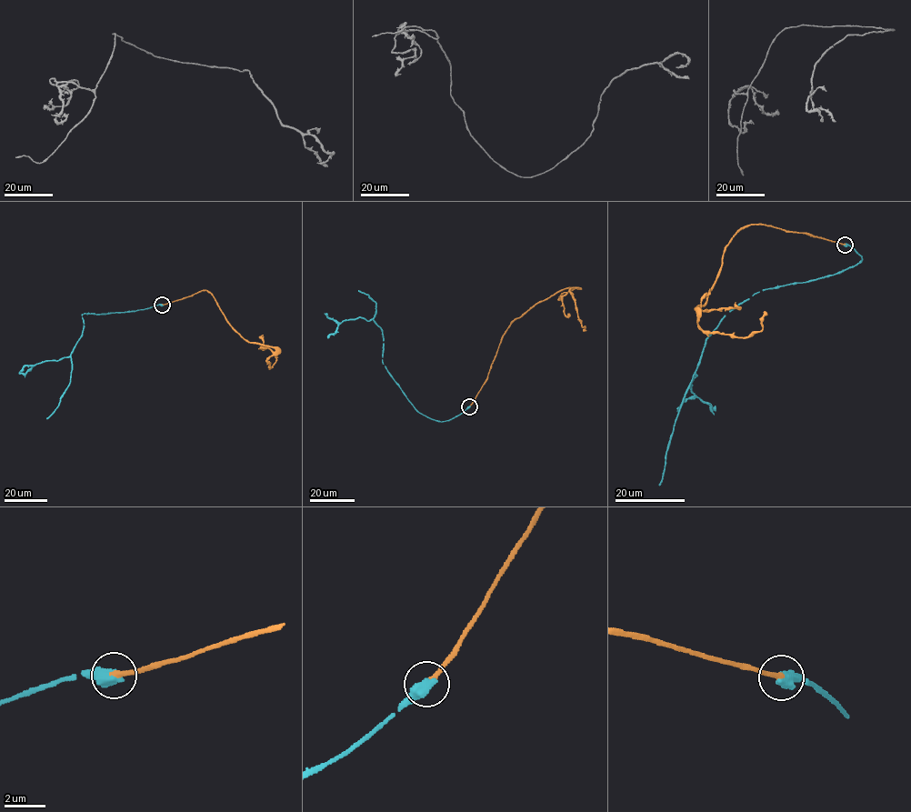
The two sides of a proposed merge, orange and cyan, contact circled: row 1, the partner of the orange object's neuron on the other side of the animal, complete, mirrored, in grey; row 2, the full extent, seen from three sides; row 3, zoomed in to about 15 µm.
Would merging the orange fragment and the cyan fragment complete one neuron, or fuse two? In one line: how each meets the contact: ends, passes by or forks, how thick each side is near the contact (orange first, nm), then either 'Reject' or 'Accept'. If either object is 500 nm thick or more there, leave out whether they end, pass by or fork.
Thickness 280 nm (orange) against 650 nm. Accept

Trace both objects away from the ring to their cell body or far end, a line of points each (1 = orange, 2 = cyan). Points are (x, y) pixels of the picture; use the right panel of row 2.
1: (845, 245), (769, 225), (742, 227), (695, 308), (697, 323), (746, 337), (762, 329), (766, 312)
2: (845, 245), (853, 247), (862, 259), (834, 275), (754, 294), (730, 310), (706, 340), (675, 424), (658, 485)

